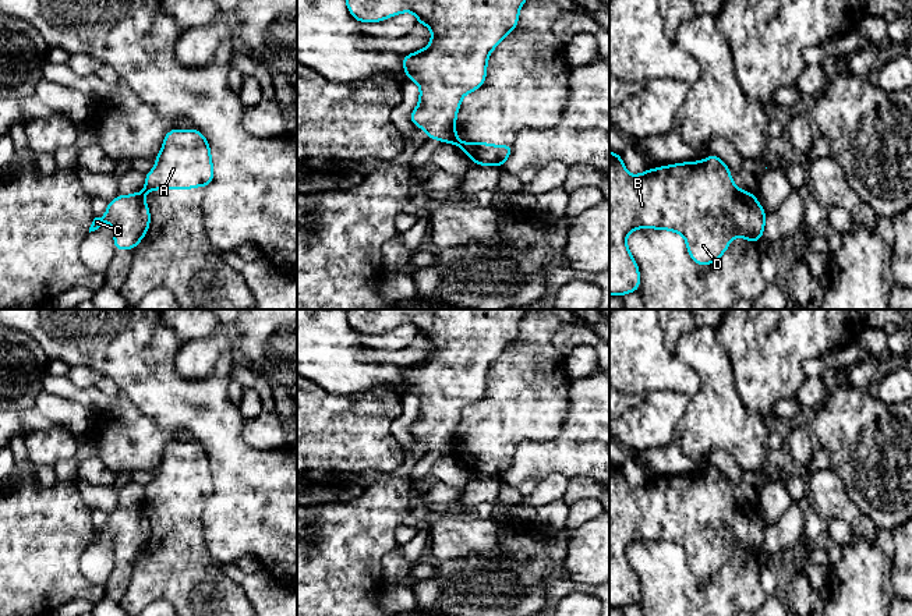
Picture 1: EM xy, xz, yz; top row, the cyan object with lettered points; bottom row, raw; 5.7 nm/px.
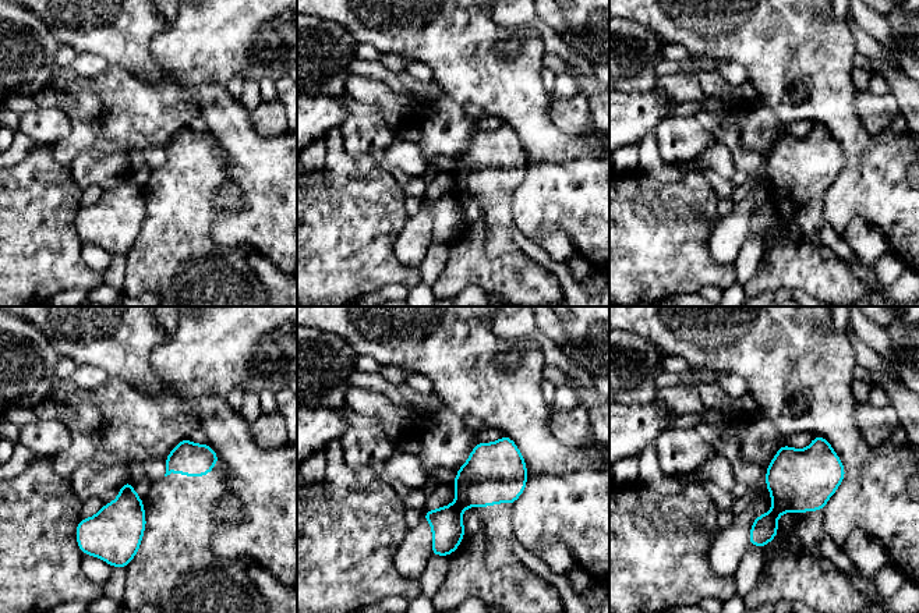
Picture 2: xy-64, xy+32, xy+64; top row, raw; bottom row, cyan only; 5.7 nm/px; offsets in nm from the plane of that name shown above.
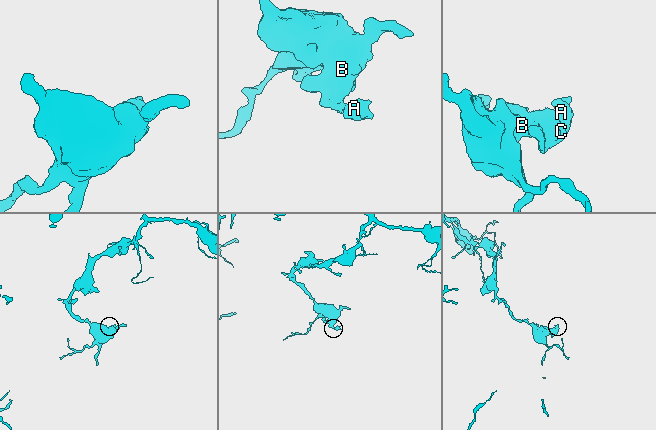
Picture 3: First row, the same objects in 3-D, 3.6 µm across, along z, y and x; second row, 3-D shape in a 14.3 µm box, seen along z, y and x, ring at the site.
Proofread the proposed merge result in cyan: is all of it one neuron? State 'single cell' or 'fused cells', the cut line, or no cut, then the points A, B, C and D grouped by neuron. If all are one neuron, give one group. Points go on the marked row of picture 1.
fused cells | xz (455, 135), (452, 142) | A / B C D

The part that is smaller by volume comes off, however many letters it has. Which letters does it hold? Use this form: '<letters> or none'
A

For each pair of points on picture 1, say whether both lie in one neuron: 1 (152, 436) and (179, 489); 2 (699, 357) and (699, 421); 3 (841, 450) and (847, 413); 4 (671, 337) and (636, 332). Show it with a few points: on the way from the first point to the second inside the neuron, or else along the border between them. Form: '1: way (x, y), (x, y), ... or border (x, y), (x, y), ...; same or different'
1: border (173, 441), (165, 448), (162, 460), (154, 468); different
2: way (710, 372), (710, 406); same
3: way (841, 441), (841, 422); same
4: border (660, 324), (664, 332), (664, 346), (672, 353); different

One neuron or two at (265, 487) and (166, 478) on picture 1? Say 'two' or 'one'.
two

